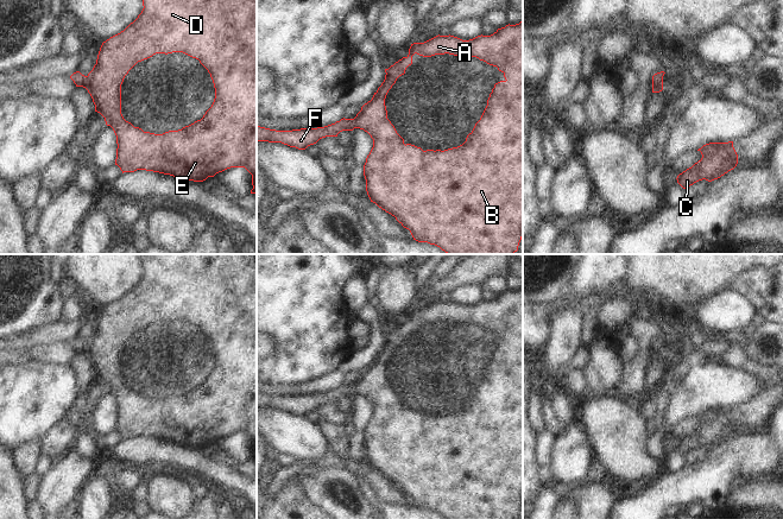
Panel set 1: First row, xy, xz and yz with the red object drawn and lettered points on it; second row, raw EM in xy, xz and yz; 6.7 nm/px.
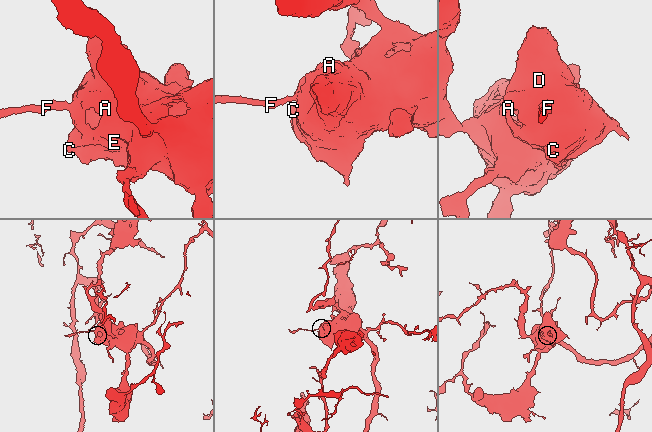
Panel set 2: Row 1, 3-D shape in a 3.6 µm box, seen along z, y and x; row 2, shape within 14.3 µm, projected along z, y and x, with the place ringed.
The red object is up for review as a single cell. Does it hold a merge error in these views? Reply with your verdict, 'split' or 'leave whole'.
leave whole

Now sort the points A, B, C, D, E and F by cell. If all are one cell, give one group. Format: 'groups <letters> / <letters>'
groups A B C D E F

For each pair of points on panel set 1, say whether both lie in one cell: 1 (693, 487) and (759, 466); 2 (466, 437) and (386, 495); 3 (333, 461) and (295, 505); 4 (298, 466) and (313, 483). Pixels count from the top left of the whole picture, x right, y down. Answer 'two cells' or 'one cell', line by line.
1: one cell
2: two cells
3: two cells
4: two cells

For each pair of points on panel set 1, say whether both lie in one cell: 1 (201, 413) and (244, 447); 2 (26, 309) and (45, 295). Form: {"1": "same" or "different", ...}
{"1": "different", "2": "same"}

